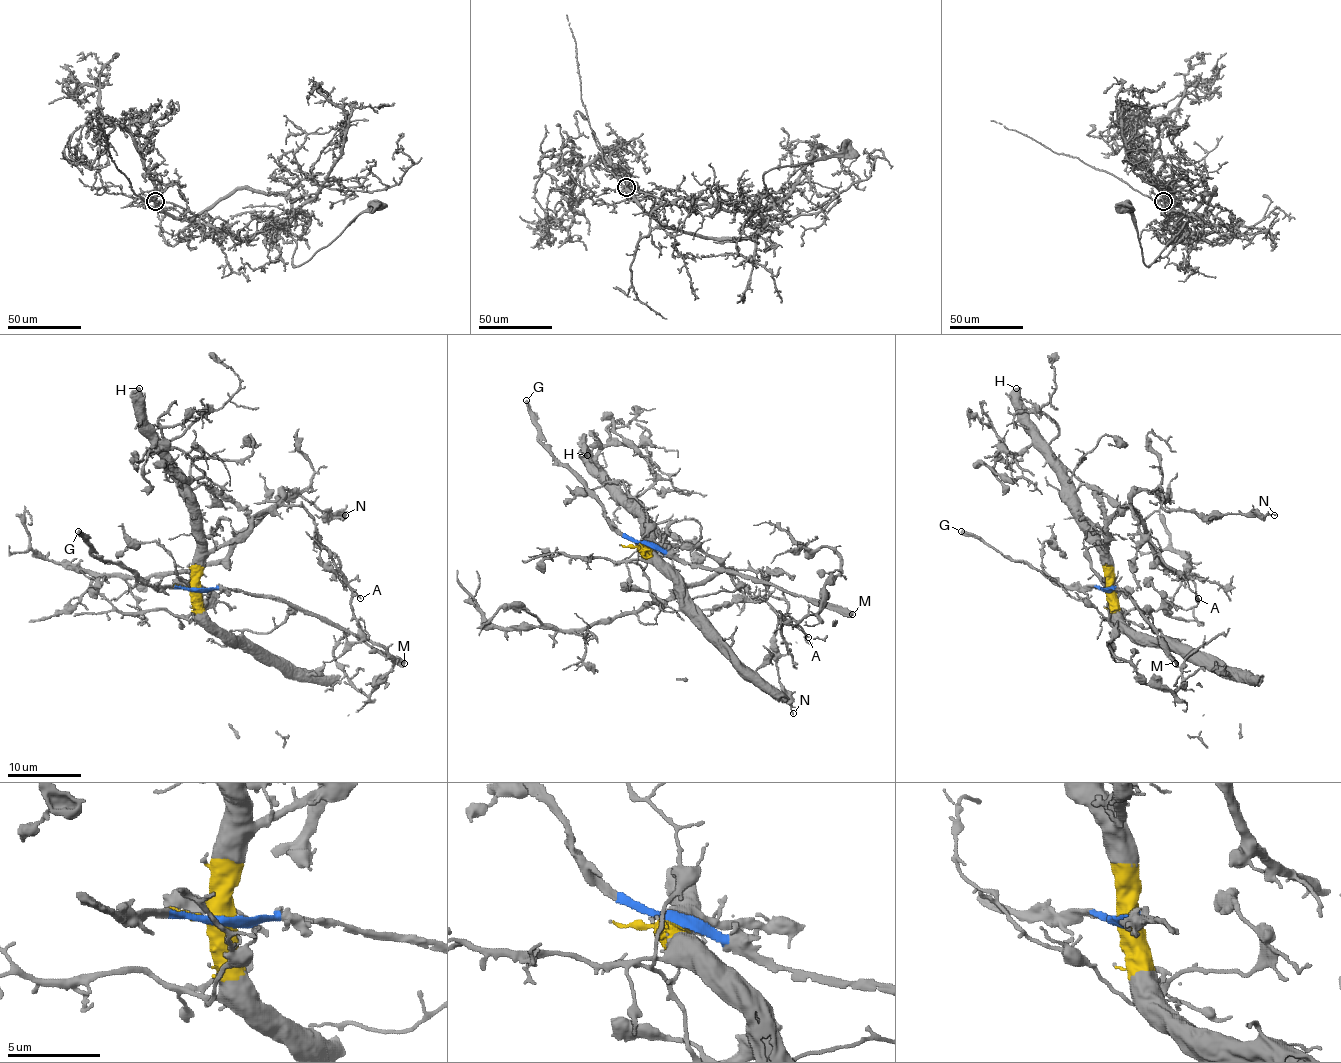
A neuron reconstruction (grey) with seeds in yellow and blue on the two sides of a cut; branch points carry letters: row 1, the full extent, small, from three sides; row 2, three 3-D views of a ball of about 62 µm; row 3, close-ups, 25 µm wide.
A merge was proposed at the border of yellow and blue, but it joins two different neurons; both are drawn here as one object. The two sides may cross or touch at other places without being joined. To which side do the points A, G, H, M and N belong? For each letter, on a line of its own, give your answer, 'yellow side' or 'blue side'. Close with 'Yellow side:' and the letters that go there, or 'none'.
A: yellow side
G: blue side
H: yellow side
M: blue side
N: yellow side
Yellow side: A, H, N

